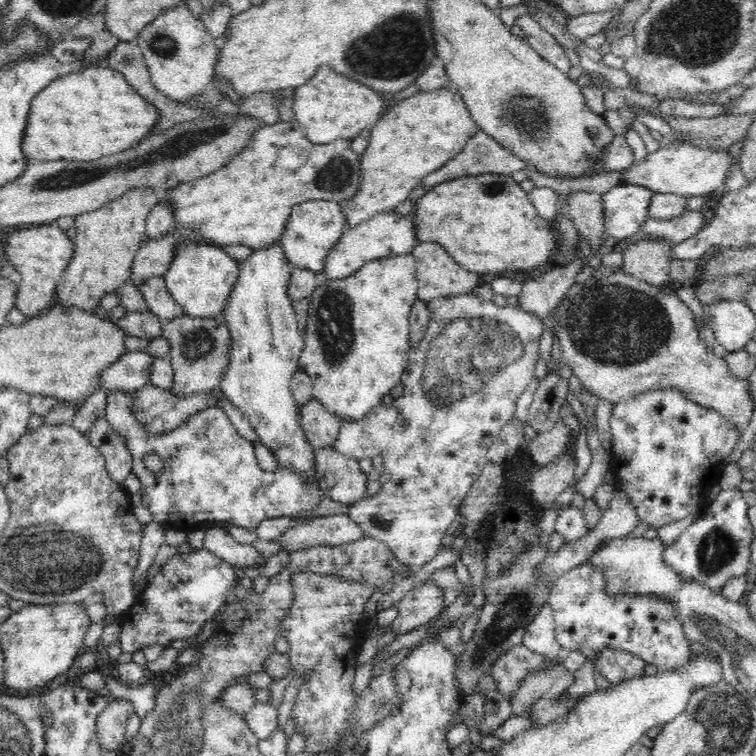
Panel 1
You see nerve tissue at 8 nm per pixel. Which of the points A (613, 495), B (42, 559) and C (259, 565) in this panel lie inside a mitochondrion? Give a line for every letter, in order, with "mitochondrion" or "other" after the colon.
A: other
B: mitochondrion
C: other

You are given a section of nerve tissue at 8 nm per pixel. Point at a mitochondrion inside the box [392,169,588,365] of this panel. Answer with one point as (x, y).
(492, 188)

